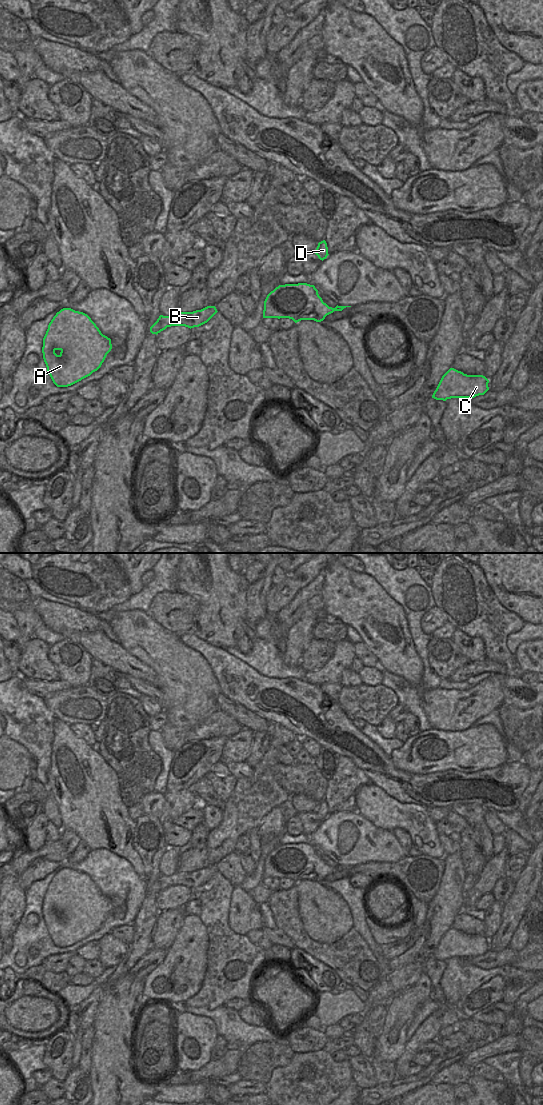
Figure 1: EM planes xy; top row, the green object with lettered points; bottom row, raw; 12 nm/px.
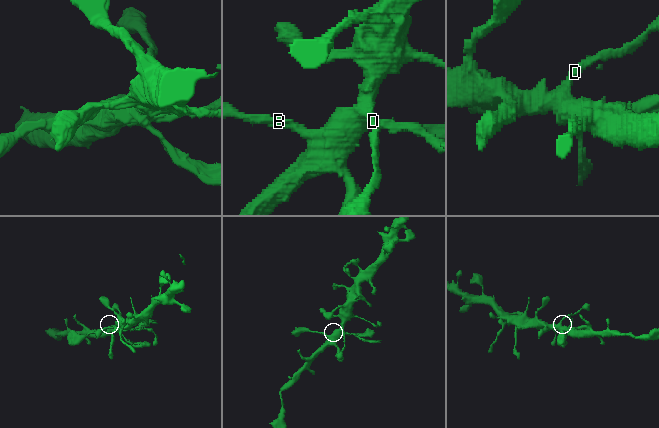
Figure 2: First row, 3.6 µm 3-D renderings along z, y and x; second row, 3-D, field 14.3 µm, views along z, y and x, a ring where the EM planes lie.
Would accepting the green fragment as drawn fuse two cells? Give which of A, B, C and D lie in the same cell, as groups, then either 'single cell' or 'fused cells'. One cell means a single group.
A B C D; single cell

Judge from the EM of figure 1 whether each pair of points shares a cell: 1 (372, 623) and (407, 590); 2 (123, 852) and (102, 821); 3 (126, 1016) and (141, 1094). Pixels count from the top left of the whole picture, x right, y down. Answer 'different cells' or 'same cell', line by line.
1: different cells
2: same cell
3: same cell

